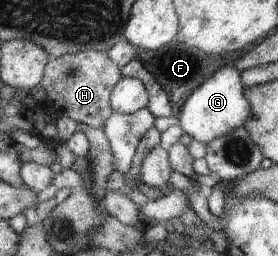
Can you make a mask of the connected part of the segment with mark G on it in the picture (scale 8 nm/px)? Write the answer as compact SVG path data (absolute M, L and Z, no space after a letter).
M229 63L227 67L214 72L202 86L198 86L176 113L179 126L192 139L208 144L214 138L230 134L232 130L244 126L253 117L253 108L245 95L244 84L241 83L241 72Z

